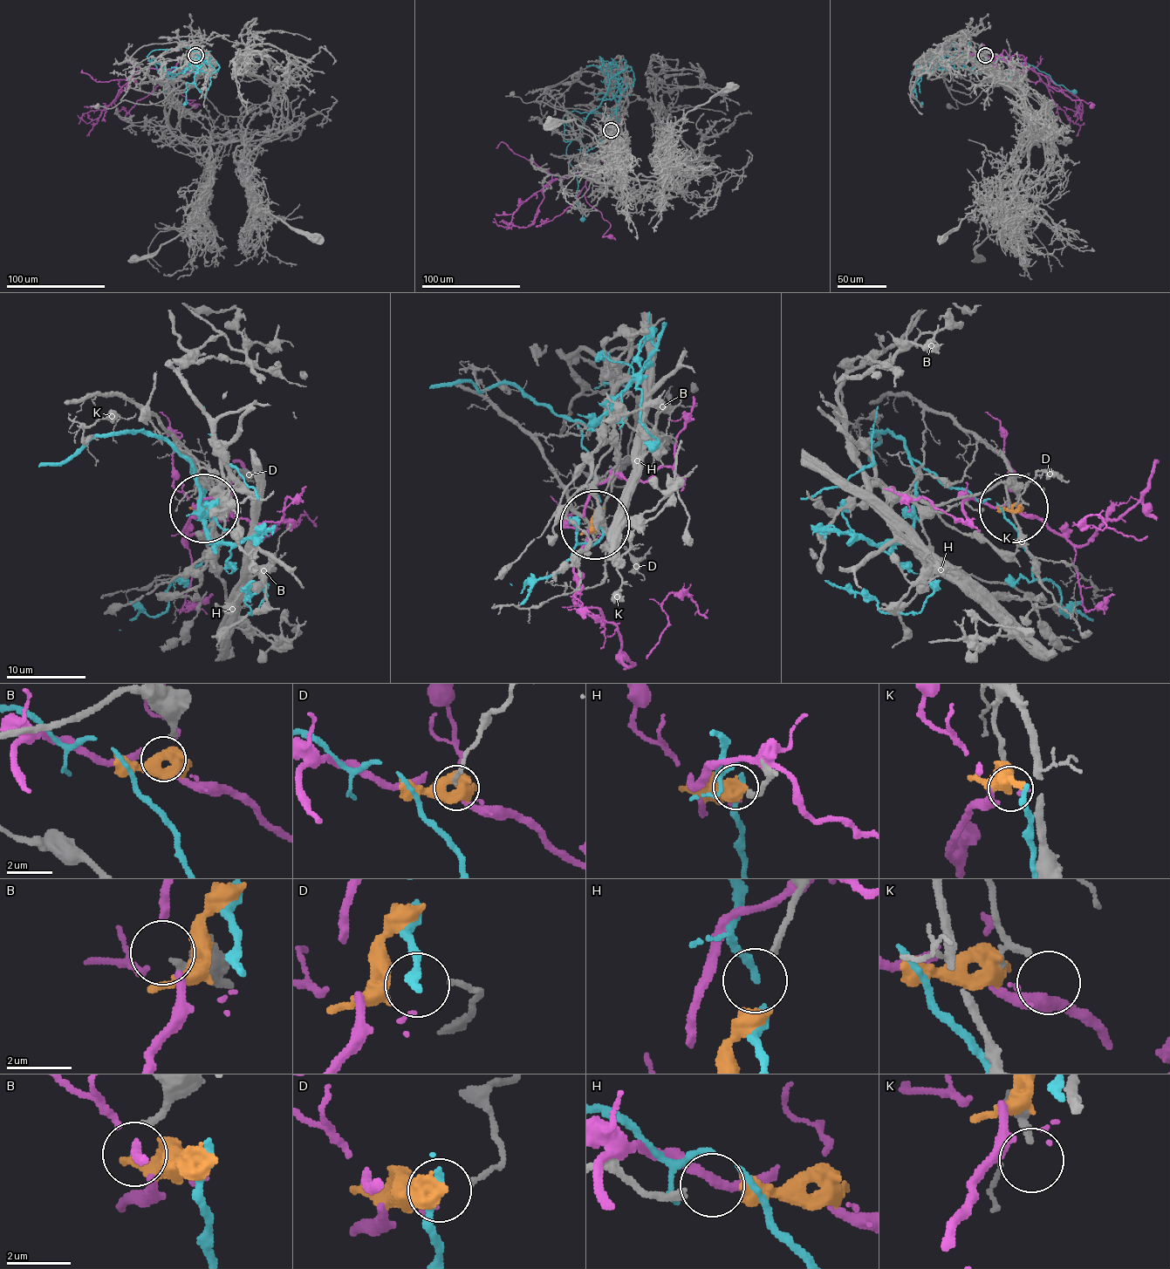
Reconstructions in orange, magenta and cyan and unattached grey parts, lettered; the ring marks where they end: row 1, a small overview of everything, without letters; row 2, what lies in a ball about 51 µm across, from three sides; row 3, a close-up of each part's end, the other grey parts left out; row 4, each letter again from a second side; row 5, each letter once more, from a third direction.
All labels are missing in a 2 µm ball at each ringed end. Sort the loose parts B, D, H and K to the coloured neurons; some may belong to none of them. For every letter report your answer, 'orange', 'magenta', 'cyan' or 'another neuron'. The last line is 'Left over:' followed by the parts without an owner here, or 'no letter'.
B: another neuron
D: magenta
H: orange
K: another neuron
Left over: B, K

